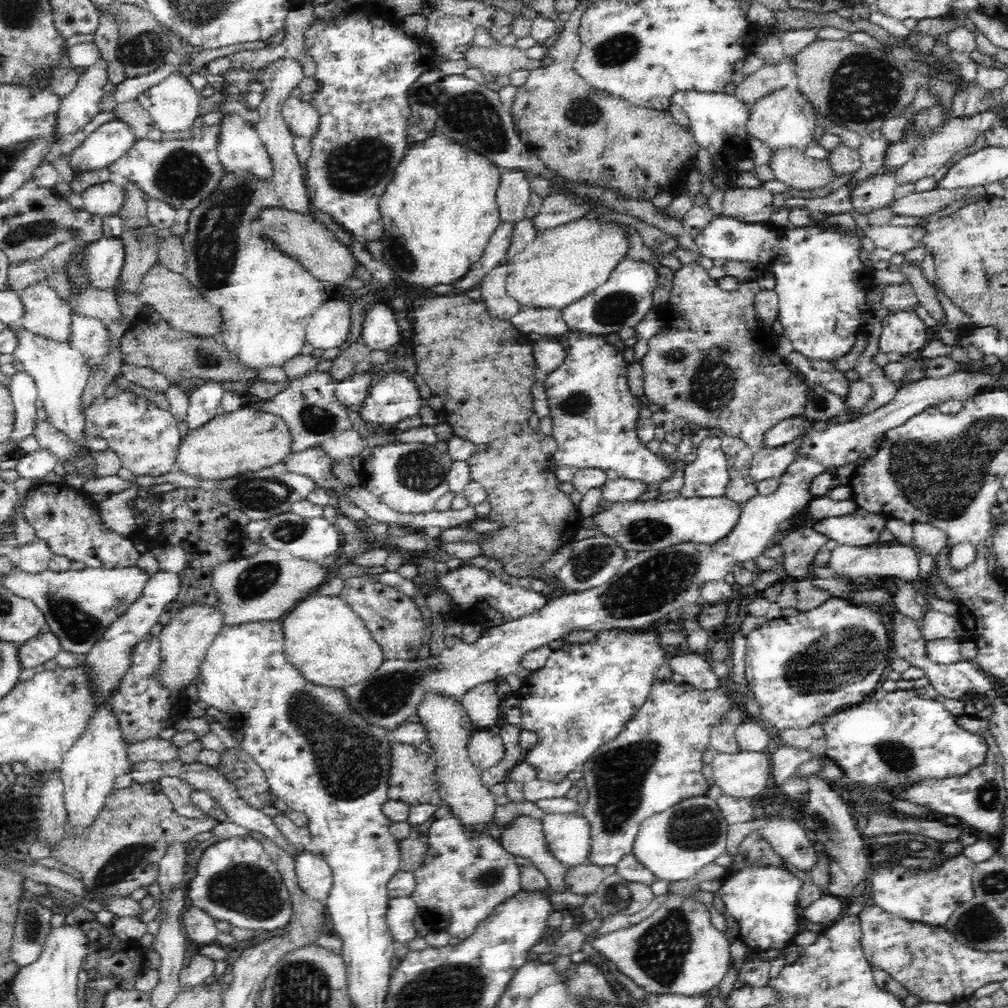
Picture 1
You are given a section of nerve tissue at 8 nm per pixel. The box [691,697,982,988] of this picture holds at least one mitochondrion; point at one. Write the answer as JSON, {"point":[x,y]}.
{"point":[897,756]}

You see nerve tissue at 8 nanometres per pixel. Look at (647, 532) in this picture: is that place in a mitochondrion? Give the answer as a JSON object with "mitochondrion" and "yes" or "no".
{"mitochondrion":"yes"}

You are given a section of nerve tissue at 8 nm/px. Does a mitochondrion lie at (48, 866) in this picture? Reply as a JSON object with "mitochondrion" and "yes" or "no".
{"mitochondrion":"no"}

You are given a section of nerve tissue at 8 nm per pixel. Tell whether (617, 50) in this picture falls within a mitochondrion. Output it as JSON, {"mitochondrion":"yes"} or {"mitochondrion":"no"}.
{"mitochondrion":"yes"}

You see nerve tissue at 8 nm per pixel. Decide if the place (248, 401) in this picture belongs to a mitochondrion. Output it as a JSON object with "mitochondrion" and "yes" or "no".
{"mitochondrion":"no"}

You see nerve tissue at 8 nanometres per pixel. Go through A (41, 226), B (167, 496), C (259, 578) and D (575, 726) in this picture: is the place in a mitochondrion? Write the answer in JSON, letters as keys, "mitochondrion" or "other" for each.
{"A":"mitochondrion","B":"other","C":"mitochondrion","D":"mitochondrion"}

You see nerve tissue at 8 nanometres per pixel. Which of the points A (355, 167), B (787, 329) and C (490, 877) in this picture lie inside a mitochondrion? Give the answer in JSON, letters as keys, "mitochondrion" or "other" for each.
{"A":"mitochondrion","B":"other","C":"mitochondrion"}

